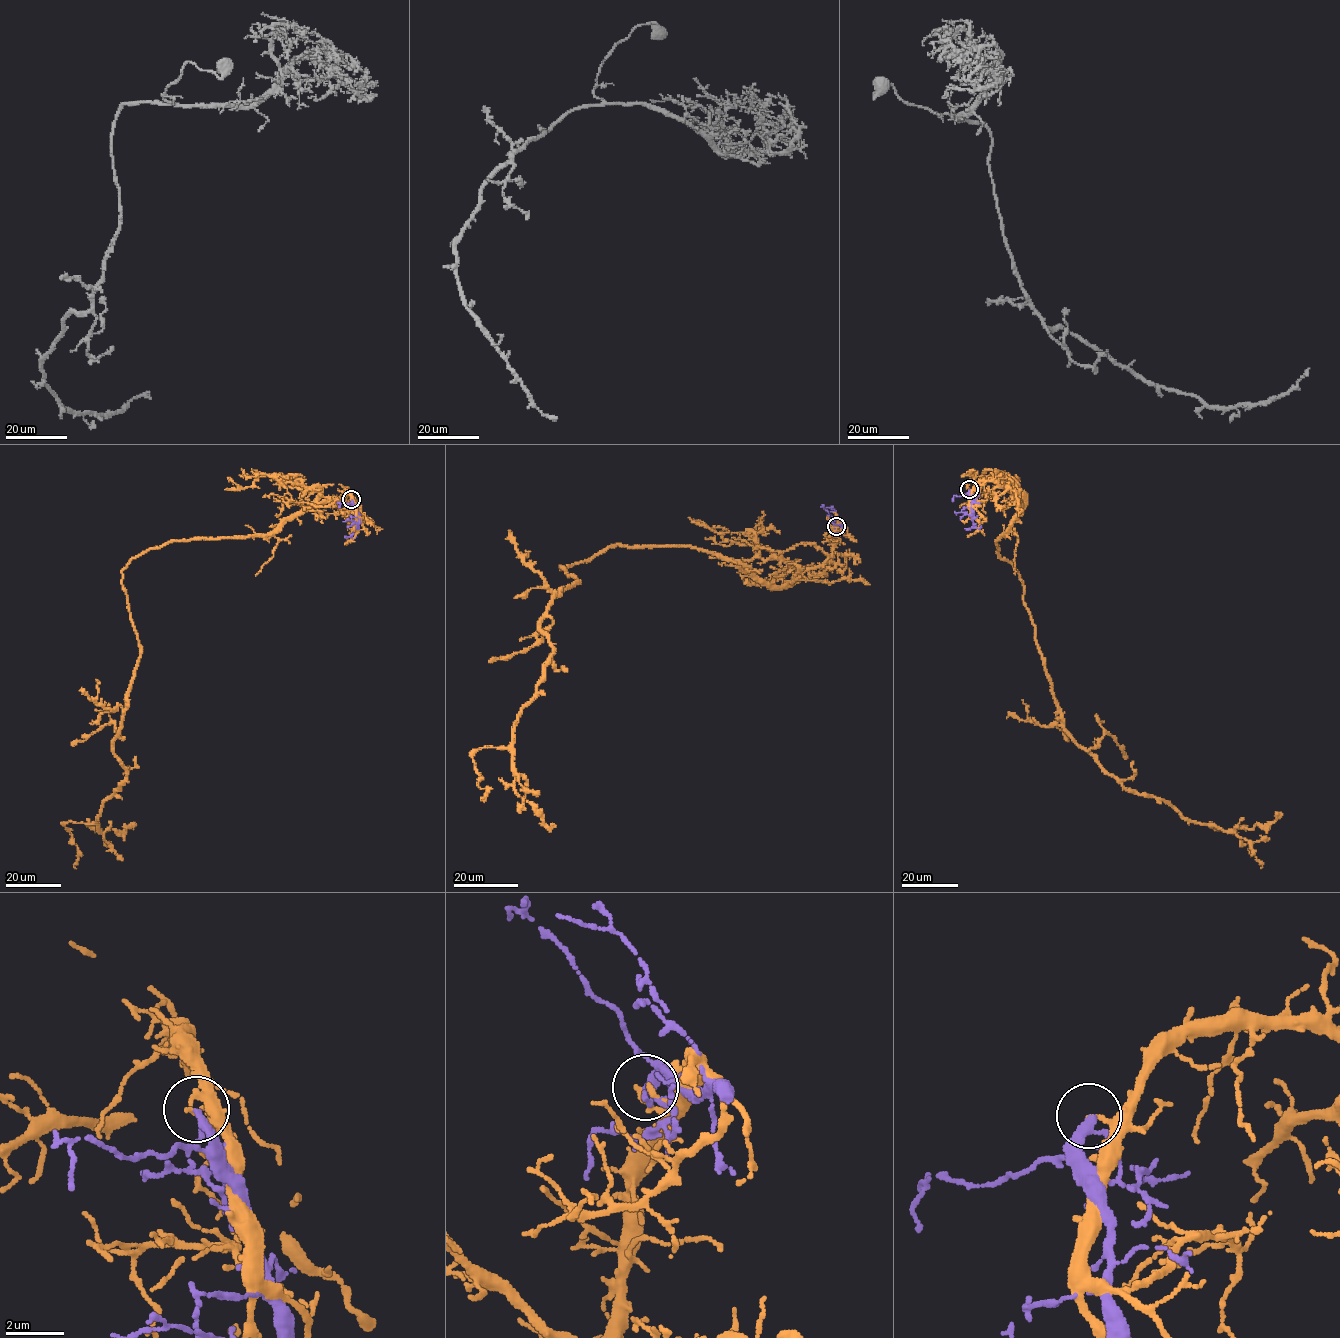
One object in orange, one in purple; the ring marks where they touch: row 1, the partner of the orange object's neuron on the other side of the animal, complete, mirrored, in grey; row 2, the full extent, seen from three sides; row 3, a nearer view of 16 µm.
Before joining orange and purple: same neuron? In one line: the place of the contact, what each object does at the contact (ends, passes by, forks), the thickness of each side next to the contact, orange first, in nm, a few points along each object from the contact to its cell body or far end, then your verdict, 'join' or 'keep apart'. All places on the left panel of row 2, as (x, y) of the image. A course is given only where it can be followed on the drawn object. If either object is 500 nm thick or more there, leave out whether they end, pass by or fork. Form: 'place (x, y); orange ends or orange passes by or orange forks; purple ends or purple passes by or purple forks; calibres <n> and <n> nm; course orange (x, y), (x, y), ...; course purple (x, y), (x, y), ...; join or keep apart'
place (351, 499); orange ends; purple passes by; calibres 140 and 240 nm; course orange (350, 499), (122, 571), (140, 648), (113, 744), (126, 777), (96, 821), (64, 824), (76, 869); course purple (351, 499), (359, 523), (343, 521); keep apart

